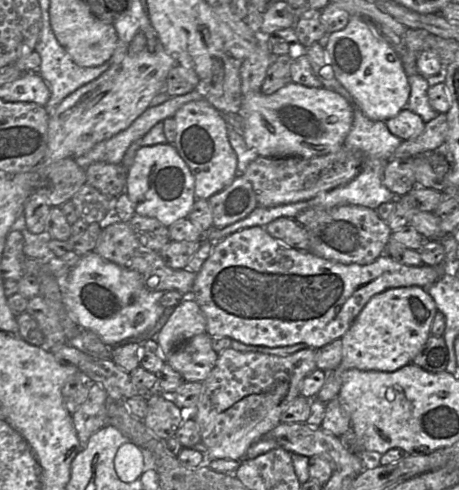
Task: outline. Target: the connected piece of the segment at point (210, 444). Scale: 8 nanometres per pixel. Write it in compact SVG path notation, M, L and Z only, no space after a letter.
M231 347L223 350L218 354L218 359L215 367L212 369L208 377L201 382L202 392L197 406L187 416L191 416L199 425L201 431L201 443L205 449L205 455L207 460L215 459L230 459L241 461L248 449L265 437L271 430L281 423L281 415L288 408L290 403L300 396L301 383L306 376L308 376L316 367L316 350L309 347L302 349L294 354L286 357L279 357L274 355L254 353L254 352L241 352L232 349Z

